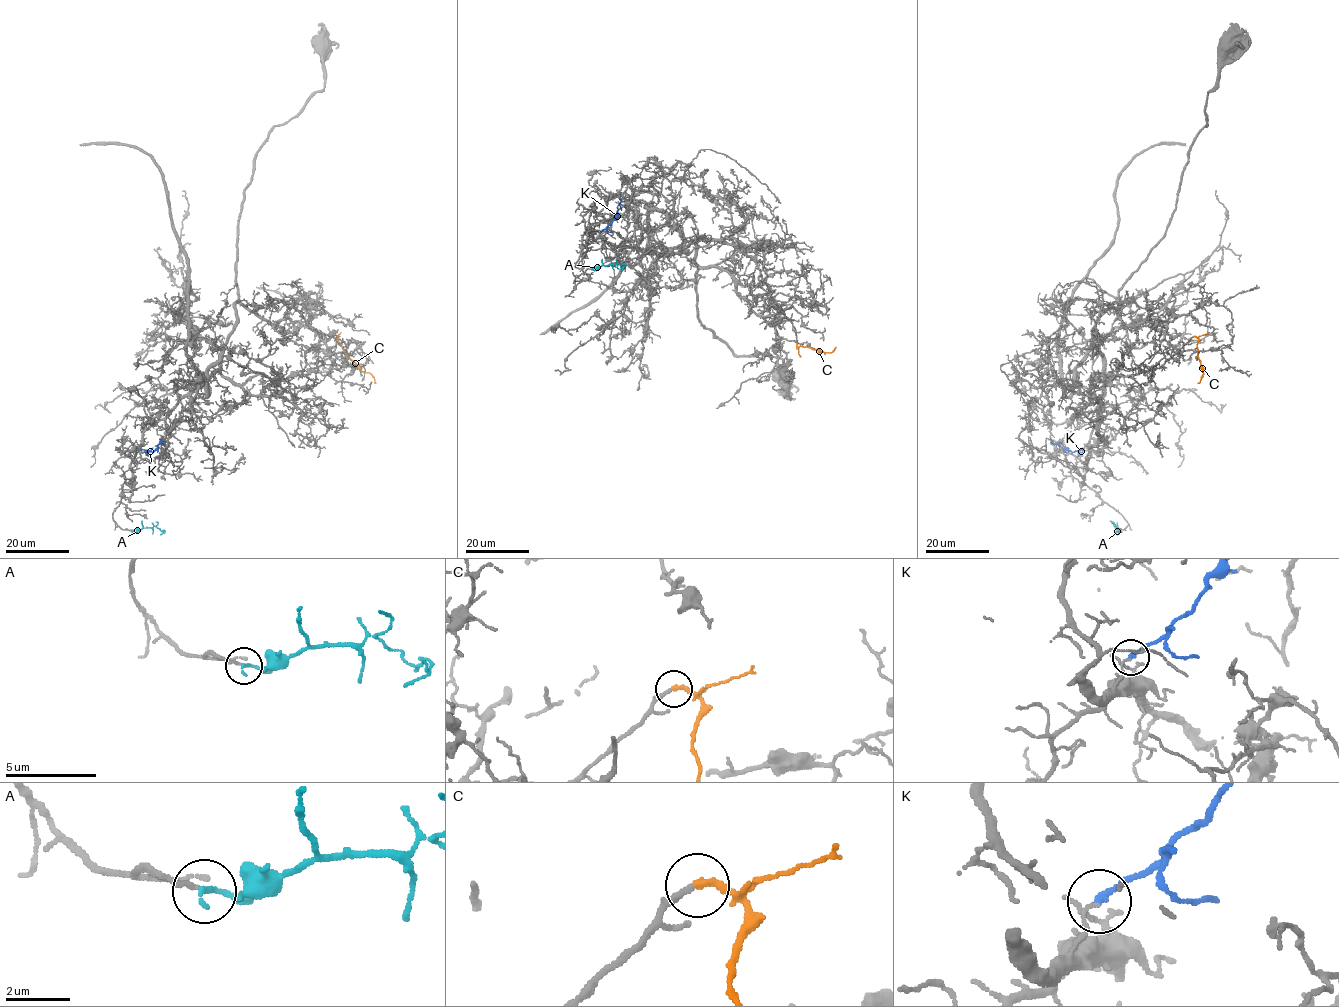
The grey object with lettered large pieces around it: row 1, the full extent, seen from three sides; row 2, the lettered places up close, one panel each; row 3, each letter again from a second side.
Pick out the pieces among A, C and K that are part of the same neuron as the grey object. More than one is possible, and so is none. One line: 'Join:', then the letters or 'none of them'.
Join: A, C

